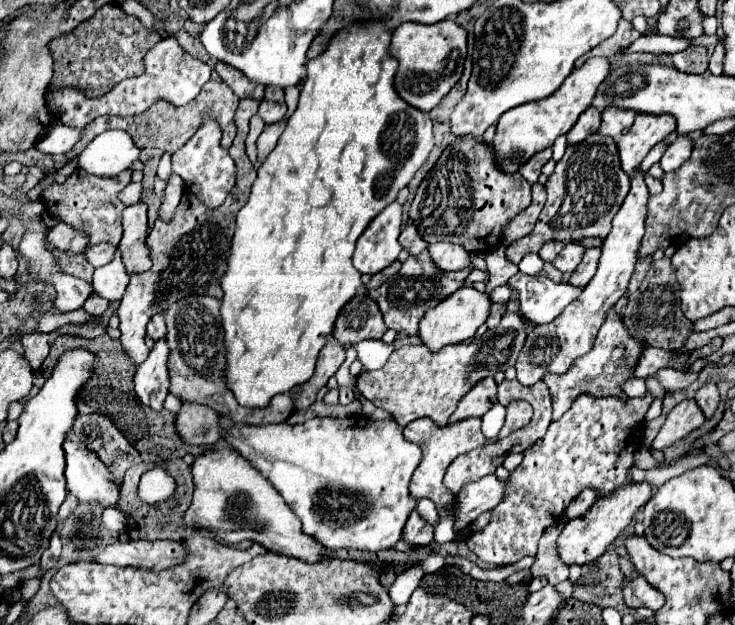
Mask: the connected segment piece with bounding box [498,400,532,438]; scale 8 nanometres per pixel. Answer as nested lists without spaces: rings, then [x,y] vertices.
[[[524,400],[510,402],[506,406],[506,422],[504,422],[504,426],[502,426],[502,430],[500,430],[498,436],[506,438],[512,432],[524,428],[530,420],[532,420],[532,406],[528,402],[524,402]]]

